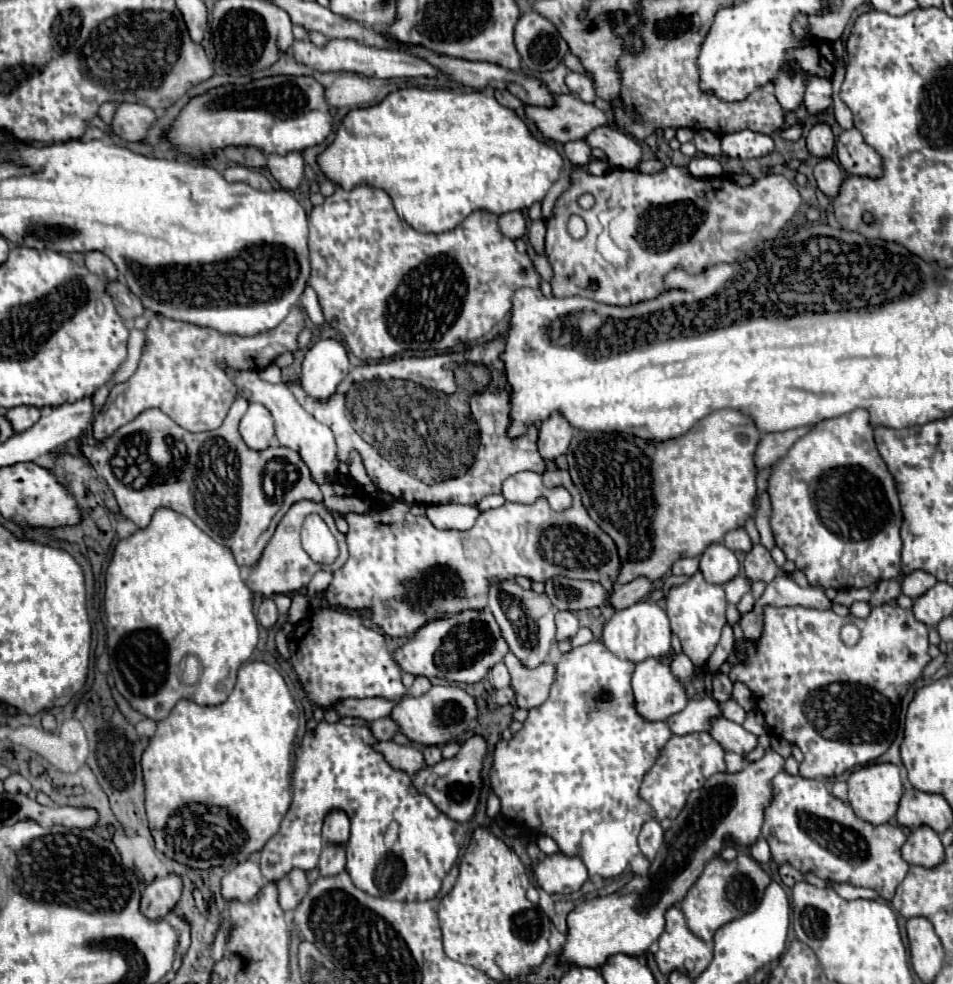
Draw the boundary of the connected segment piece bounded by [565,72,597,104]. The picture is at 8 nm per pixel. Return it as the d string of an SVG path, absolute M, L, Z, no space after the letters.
M569 72L569 74L567 74L567 78L565 78L565 82L567 82L569 90L571 90L573 94L577 94L583 102L589 102L589 104L593 102L593 104L595 104L597 96L595 96L593 84L591 84L591 80L589 80L587 76L577 74L577 72Z

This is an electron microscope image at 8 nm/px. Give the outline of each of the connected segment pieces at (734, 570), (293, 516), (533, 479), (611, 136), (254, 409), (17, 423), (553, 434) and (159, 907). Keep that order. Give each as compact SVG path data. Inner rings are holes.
M711 544L699 558L701 572L709 584L725 584L739 574L739 560L735 552L723 544Z
M299 500L295 502L289 512L283 516L283 520L279 522L273 538L269 540L269 544L265 546L261 558L257 560L257 564L251 568L249 572L249 578L247 578L247 586L253 590L253 592L259 592L263 596L273 596L273 594L295 594L303 584L309 584L309 580L313 578L315 572L319 570L329 570L329 572L335 572L339 570L343 564L347 562L347 544L345 544L345 536L337 530L335 526L335 518L331 516L331 512L321 504L321 502L313 502L313 500ZM309 514L319 514L327 526L331 528L331 532L335 534L337 542L339 542L339 548L341 548L341 554L337 558L337 562L329 564L329 566L323 566L323 564L317 564L309 558L309 554L303 550L301 546L301 538L299 538L299 532L301 532L301 524L305 520L305 516Z
M517 472L503 482L503 496L507 502L533 504L539 496L545 496L545 492L541 474L537 472Z
M611 124L607 128L595 128L595 132L591 132L585 142L591 148L601 148L607 154L611 168L635 170L643 156L641 144L633 136L621 132L619 128L613 128Z
M249 404L239 426L241 438L253 450L265 450L273 436L273 418L263 404Z
M15 406L15 408L7 410L5 416L11 420L15 432L23 432L23 430L31 428L41 418L41 414L43 414L43 410L35 408L35 406Z
M553 412L547 420L539 424L539 452L545 460L555 460L565 454L573 436L573 426L559 414Z
M169 874L165 878L155 878L143 892L141 912L147 918L163 918L169 914L181 898L181 878Z

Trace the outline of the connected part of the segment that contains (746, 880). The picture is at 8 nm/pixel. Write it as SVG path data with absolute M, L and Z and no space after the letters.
M739 852L737 858L731 862L725 862L719 856L713 858L681 902L681 910L685 914L687 926L707 946L713 946L713 934L723 924L727 924L735 918L741 918L759 906L759 902L763 898L763 890L769 886L769 882L771 882L769 874L759 866L759 862L753 856L749 856L745 852Z

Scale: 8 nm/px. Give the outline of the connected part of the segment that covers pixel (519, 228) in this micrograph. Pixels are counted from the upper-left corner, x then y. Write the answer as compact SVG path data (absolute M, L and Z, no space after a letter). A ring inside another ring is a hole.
M515 210L515 212L507 212L499 218L499 228L505 236L517 240L521 238L525 232L527 232L527 222L525 222L525 216L523 212Z

